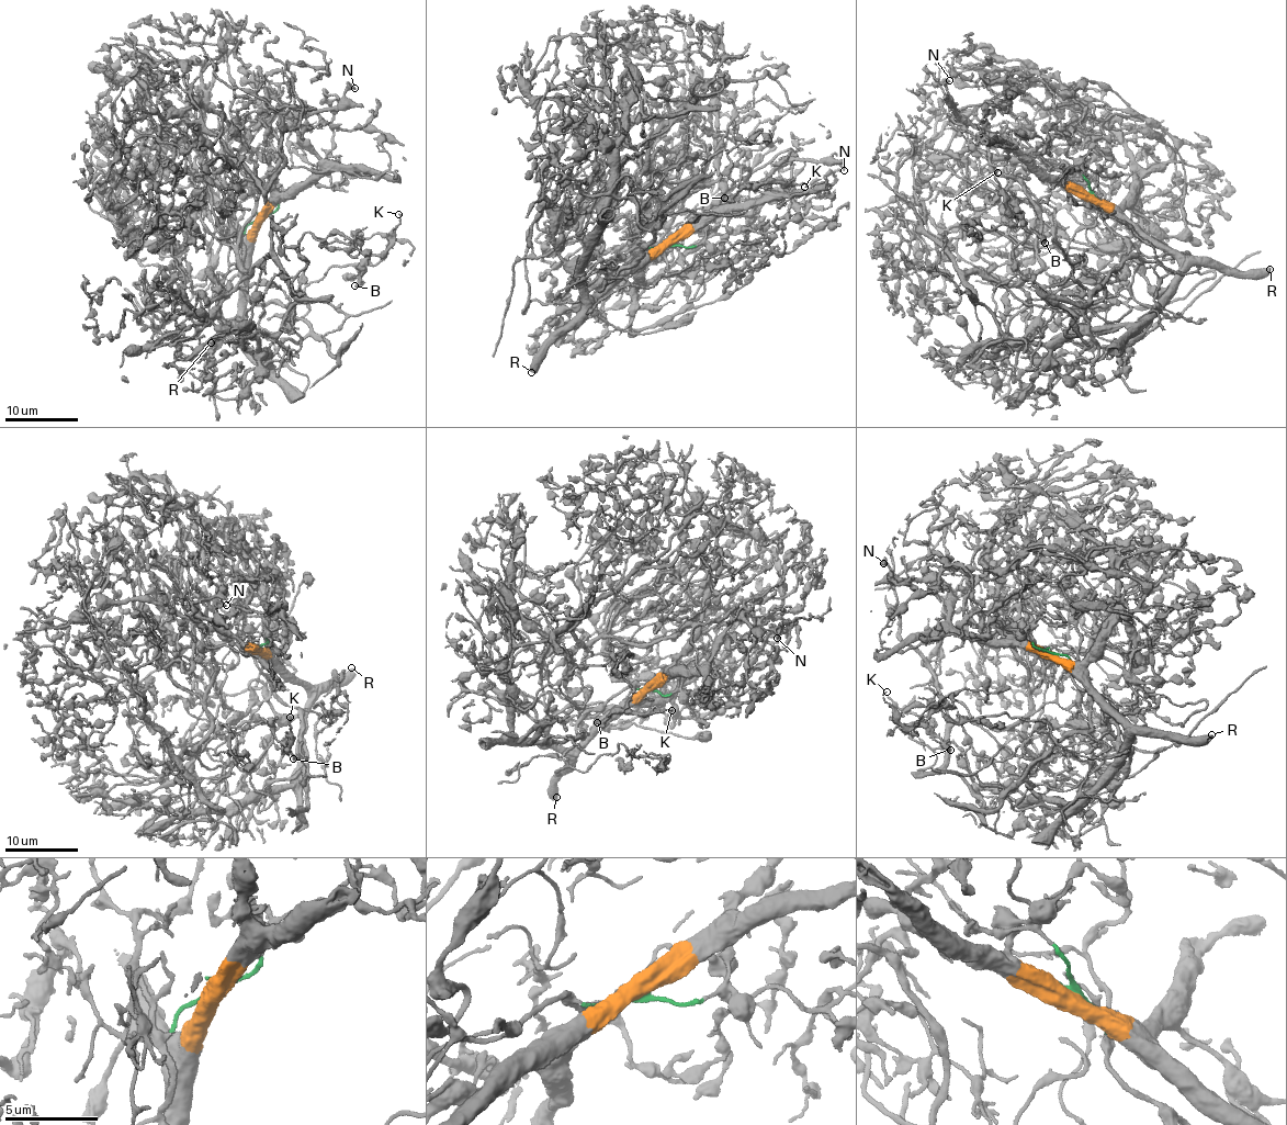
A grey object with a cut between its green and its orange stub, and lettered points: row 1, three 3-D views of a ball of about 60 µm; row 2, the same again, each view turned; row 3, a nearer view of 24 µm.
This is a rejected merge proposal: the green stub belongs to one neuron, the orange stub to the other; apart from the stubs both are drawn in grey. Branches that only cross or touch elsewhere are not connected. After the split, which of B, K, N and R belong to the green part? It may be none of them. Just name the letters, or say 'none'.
B, K

